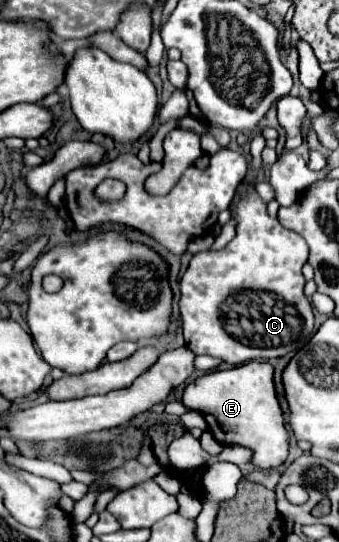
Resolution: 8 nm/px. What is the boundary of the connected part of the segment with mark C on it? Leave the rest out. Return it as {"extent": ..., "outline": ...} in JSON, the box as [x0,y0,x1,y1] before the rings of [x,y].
{"extent":[180,180,314,366],"outline":[[[244,180],[238,186],[238,192],[242,192],[240,200],[230,204],[234,222],[238,224],[234,240],[218,252],[196,254],[180,280],[180,316],[186,346],[198,356],[216,356],[232,366],[246,364],[250,360],[280,358],[288,352],[296,352],[308,344],[314,326],[312,304],[304,296],[306,280],[302,276],[302,266],[308,260],[308,244],[268,214],[266,202],[258,196],[252,182]]]}

